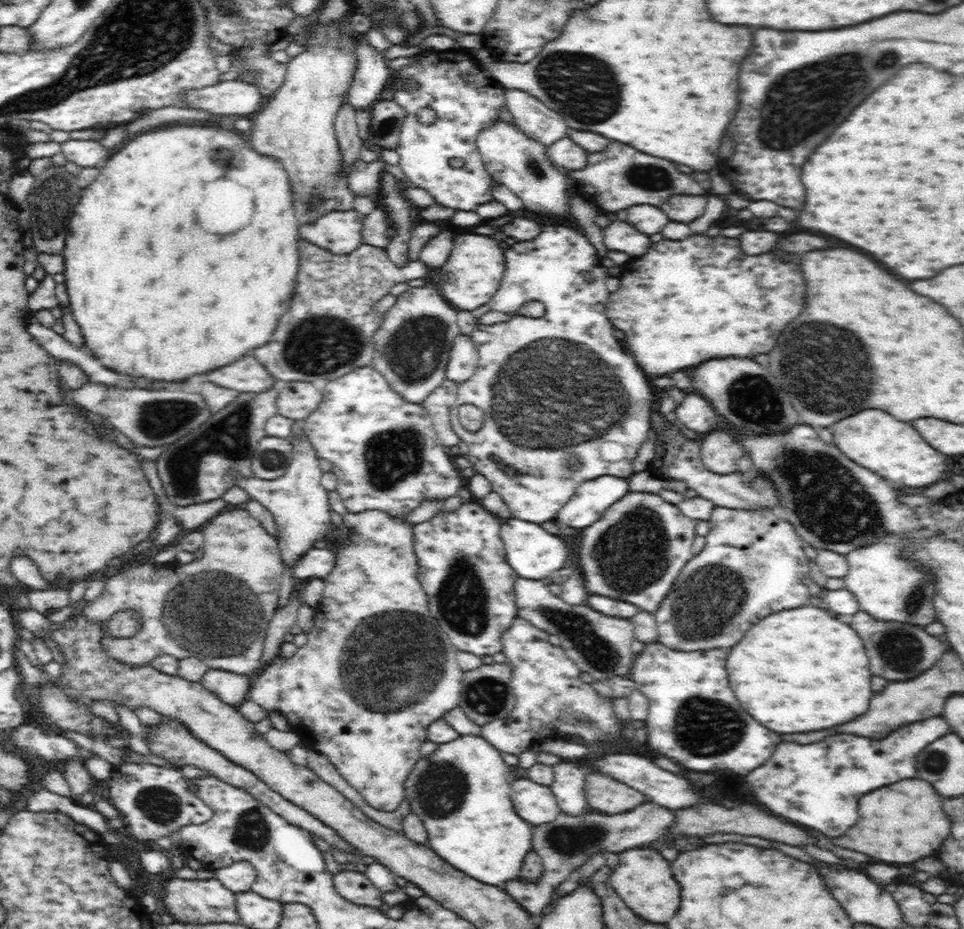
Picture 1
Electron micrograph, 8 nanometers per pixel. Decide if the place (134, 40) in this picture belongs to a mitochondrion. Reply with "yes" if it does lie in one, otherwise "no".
yes

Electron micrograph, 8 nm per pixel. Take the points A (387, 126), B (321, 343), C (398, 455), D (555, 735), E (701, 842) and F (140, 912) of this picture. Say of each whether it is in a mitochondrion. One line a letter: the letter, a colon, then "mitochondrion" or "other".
A: mitochondrion
B: mitochondrion
C: mitochondrion
D: other
E: other
F: other

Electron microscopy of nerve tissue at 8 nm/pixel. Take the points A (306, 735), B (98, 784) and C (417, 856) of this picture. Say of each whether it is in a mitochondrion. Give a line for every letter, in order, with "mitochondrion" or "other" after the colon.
A: other
B: other
C: other

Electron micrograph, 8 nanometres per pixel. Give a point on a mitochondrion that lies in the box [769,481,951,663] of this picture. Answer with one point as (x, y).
(918, 590)

